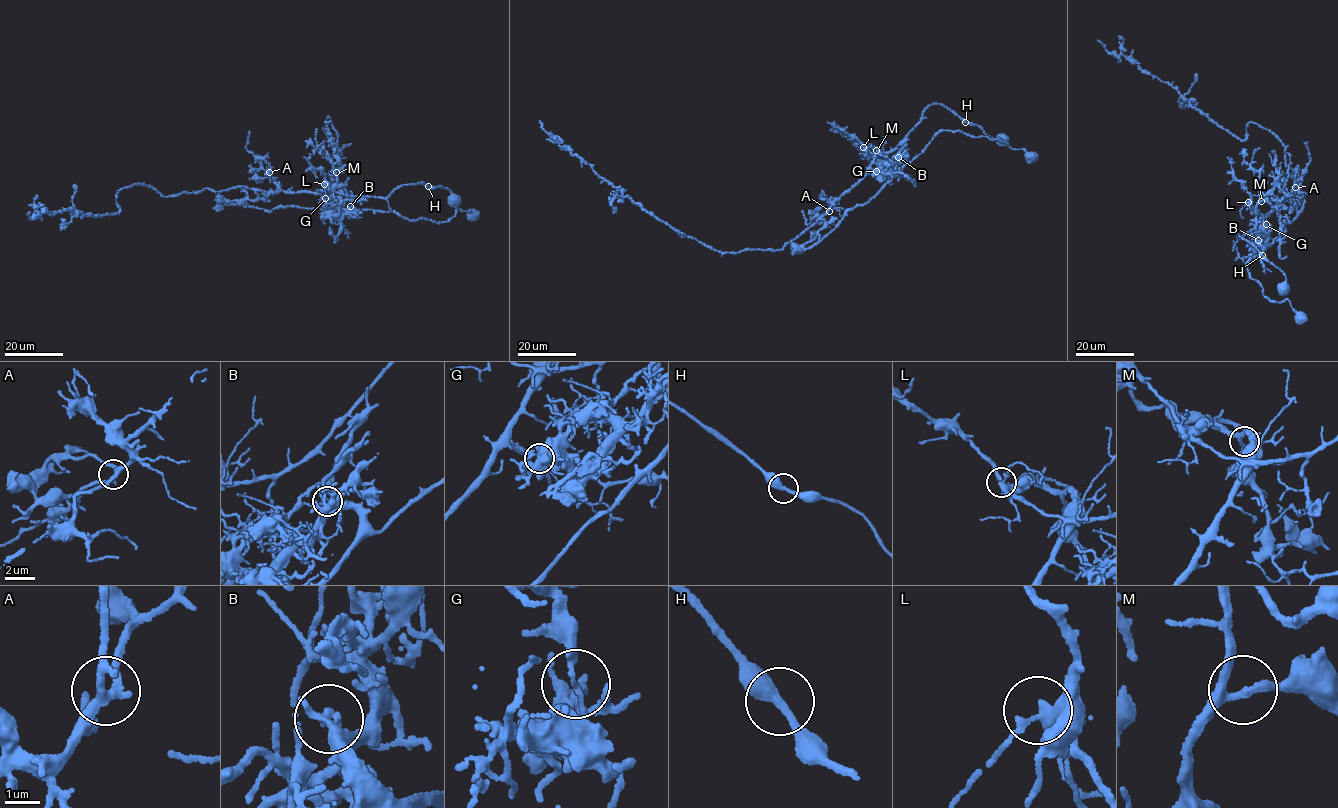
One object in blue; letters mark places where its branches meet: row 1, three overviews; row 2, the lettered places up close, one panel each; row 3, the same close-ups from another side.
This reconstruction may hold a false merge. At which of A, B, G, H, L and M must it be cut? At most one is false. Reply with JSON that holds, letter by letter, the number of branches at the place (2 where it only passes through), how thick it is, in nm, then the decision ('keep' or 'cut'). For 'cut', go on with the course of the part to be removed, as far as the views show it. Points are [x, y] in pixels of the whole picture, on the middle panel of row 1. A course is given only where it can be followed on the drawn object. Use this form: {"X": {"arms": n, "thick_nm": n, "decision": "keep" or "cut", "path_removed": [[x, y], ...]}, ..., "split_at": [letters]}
{"A": {"arms": 3, "thick_nm": 280, "decision": "keep"}, "B": {"arms": 2, "thick_nm": 420, "decision": "keep"}, "G": {"arms": 2, "thick_nm": 110, "decision": "cut", "path_removed": [[876, 171], [886, 163], [904, 160], [900, 170], [874, 196], [849, 209], [816, 244], [797, 251], [837, 217]]}, "H": {"arms": 2, "thick_nm": 360, "decision": "keep"}, "L": {"arms": 3, "thick_nm": 360, "decision": "keep"}, "M": {"arms": 3, "thick_nm": 200, "decision": "keep"}, "split_at": ["G"]}

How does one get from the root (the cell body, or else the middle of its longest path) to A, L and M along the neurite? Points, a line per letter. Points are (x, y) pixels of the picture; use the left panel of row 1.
A: (454, 201), (447, 189), (422, 183), (399, 186), (383, 198), (330, 189), (291, 192), (282, 190), (269, 172)
L: (454, 201), (447, 189), (422, 183), (399, 186), (383, 198), (346, 195), (324, 184)
M: (454, 201), (447, 189), (422, 183), (399, 186), (384, 198), (346, 195), (334, 190), (336, 172)

